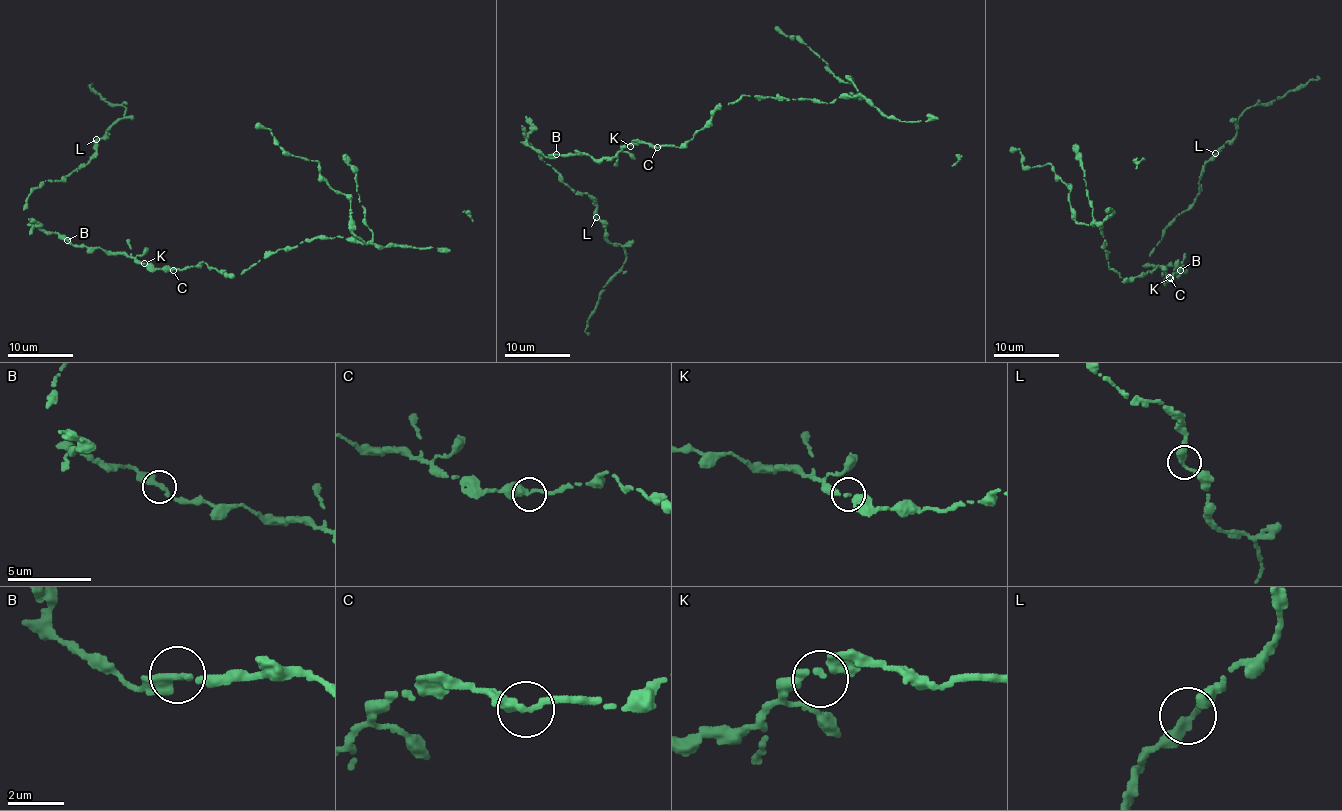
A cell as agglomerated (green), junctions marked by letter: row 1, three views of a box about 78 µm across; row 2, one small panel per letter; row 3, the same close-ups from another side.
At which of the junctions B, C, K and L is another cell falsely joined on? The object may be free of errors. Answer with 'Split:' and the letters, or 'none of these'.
Split: C

